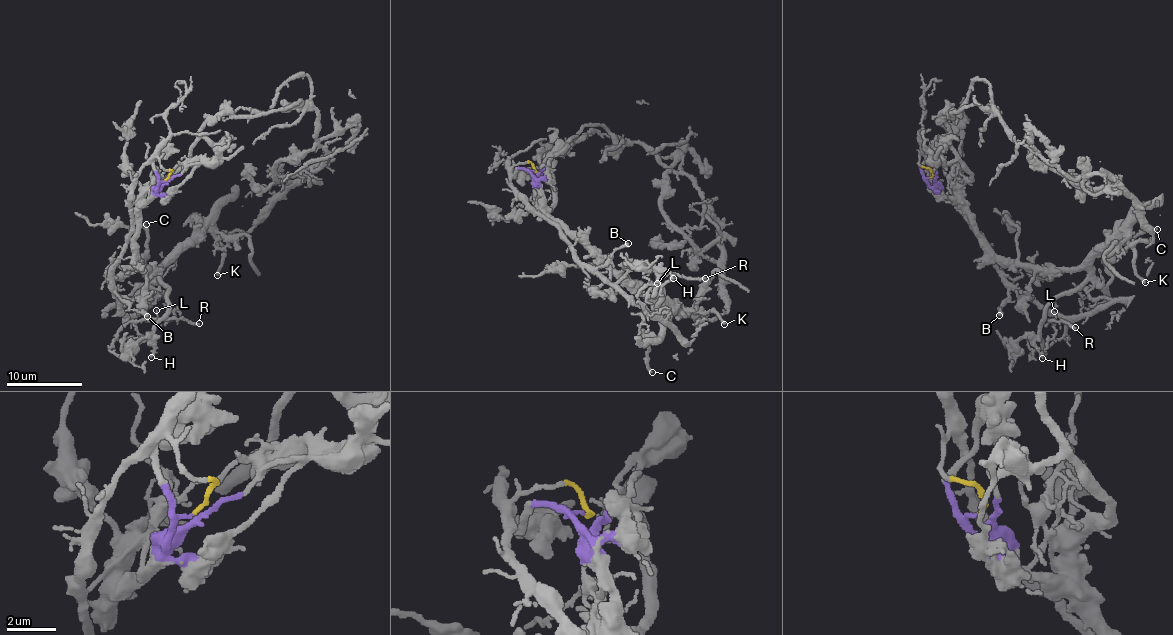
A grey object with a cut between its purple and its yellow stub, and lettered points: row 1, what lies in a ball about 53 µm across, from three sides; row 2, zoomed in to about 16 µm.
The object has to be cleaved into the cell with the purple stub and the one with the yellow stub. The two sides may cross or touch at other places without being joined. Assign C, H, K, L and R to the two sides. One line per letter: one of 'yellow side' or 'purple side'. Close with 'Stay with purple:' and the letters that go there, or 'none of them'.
C: purple side
H: purple side
K: purple side
L: yellow side
R: yellow side
Stay with purple: C, H, K

